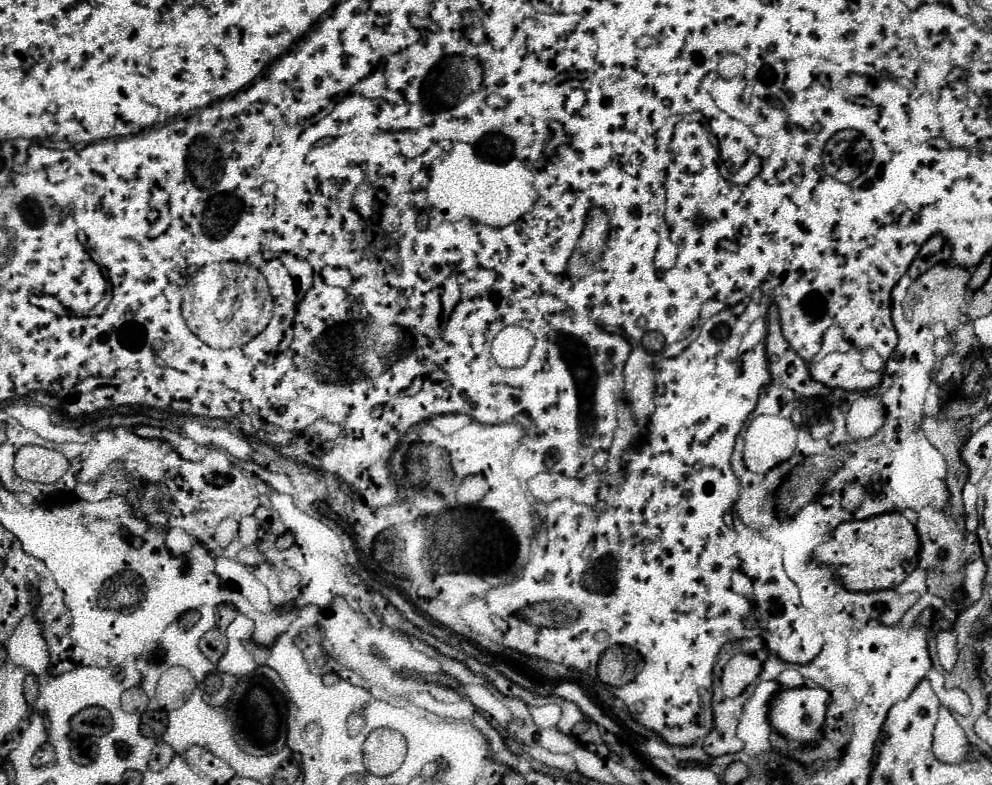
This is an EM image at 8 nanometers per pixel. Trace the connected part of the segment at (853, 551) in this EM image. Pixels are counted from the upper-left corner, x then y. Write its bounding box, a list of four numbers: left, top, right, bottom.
[813,512,921,592]

